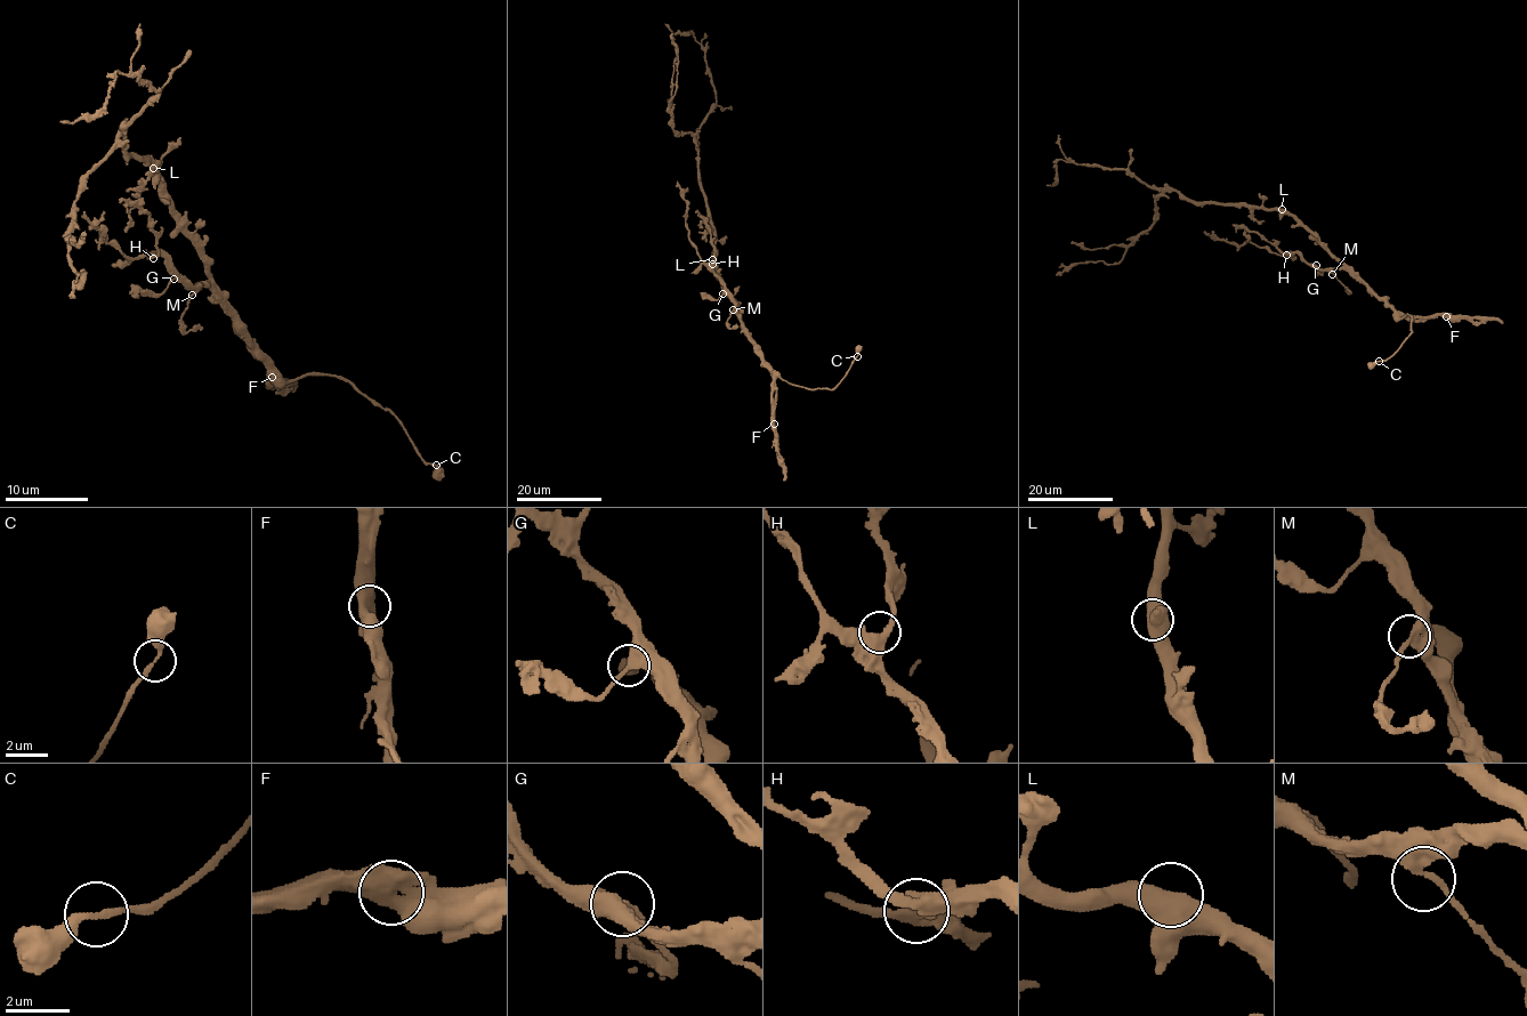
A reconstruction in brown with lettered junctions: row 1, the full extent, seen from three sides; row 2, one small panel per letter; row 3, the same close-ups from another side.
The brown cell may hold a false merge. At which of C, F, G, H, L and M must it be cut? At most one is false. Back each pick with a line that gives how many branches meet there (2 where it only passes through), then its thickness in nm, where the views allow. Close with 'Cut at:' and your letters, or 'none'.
F: branches 2; calibre 600 nm
Cut at: F

